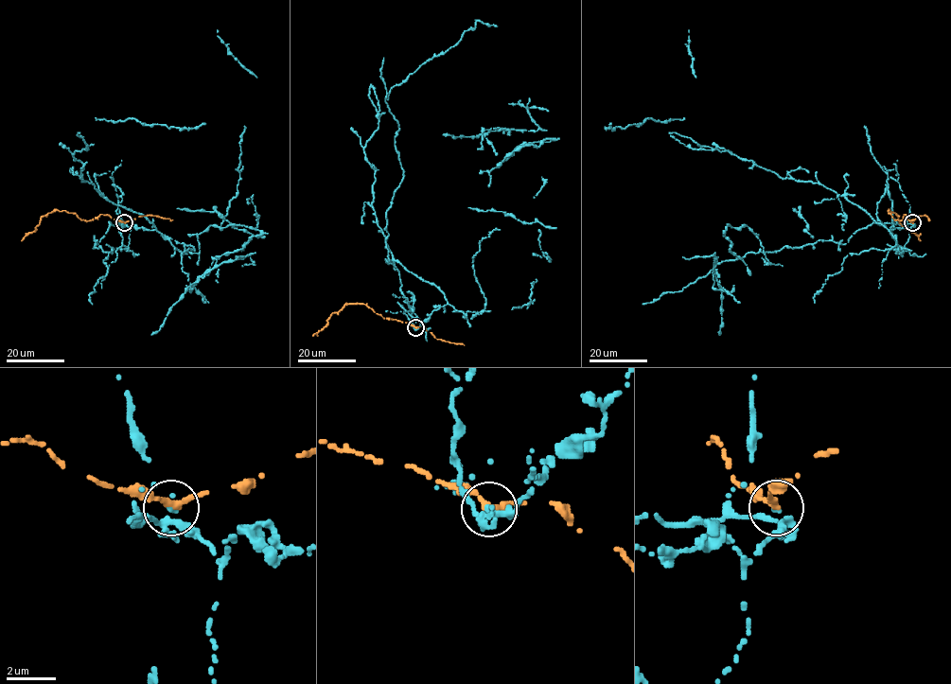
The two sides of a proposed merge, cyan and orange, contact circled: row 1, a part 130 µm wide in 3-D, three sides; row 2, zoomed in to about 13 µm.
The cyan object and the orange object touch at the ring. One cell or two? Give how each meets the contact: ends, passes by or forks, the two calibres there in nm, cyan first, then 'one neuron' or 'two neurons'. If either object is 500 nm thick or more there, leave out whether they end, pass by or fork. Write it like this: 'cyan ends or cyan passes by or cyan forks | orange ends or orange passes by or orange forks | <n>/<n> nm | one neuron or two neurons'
cyan forks | orange passes by | 150/260 nm | two neurons

